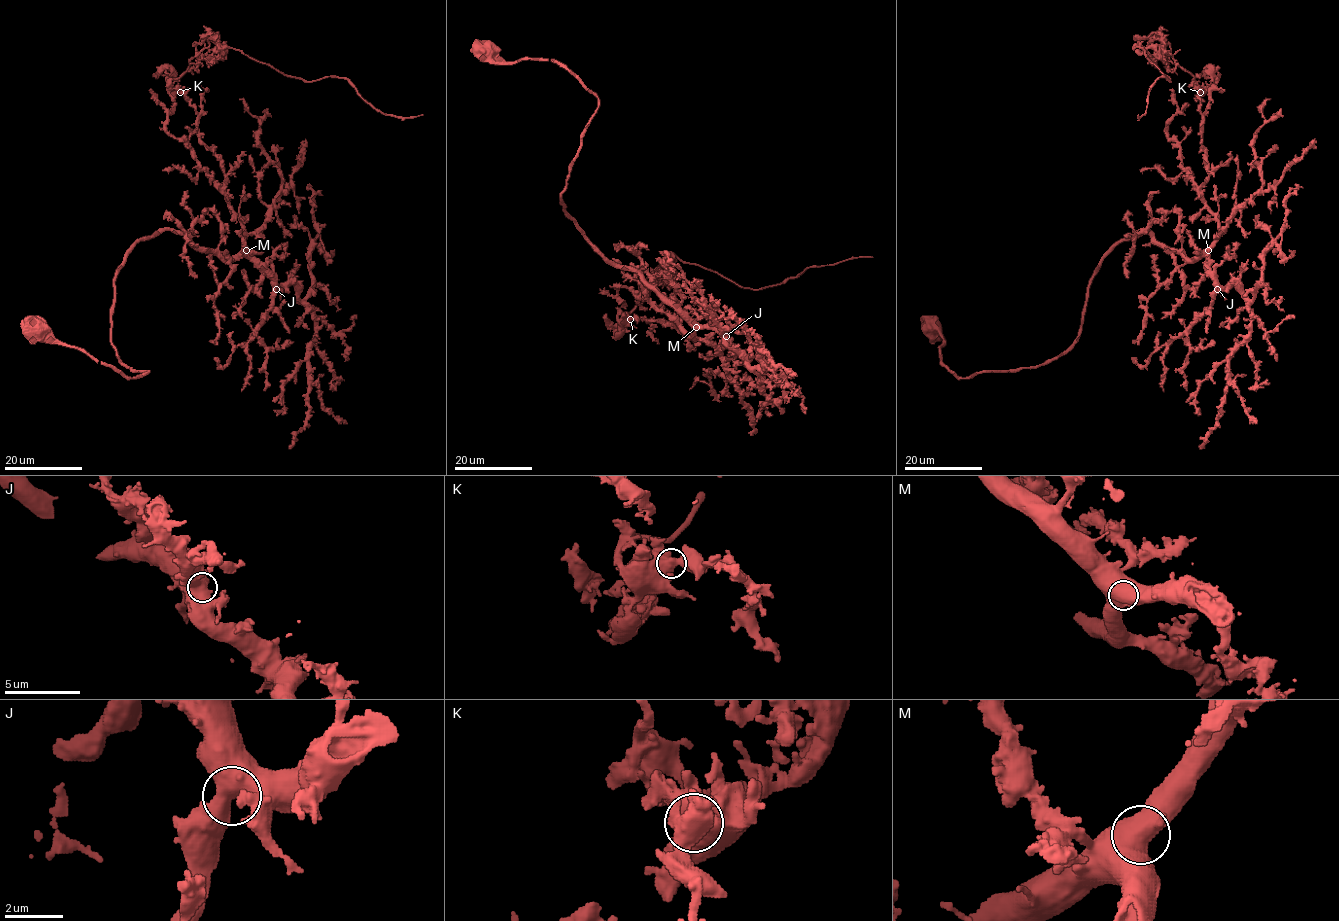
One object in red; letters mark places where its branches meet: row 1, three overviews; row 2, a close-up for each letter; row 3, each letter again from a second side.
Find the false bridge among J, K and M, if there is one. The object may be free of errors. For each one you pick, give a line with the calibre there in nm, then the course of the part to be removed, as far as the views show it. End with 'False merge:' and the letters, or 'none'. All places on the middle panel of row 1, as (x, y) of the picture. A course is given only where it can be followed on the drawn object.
K: 750 nm thick; foreign part runs (631, 318), (621, 312), (635, 307), (638, 287), (673, 253), (753, 289), (784, 283), (806, 268), (873, 257)
False merge: K

